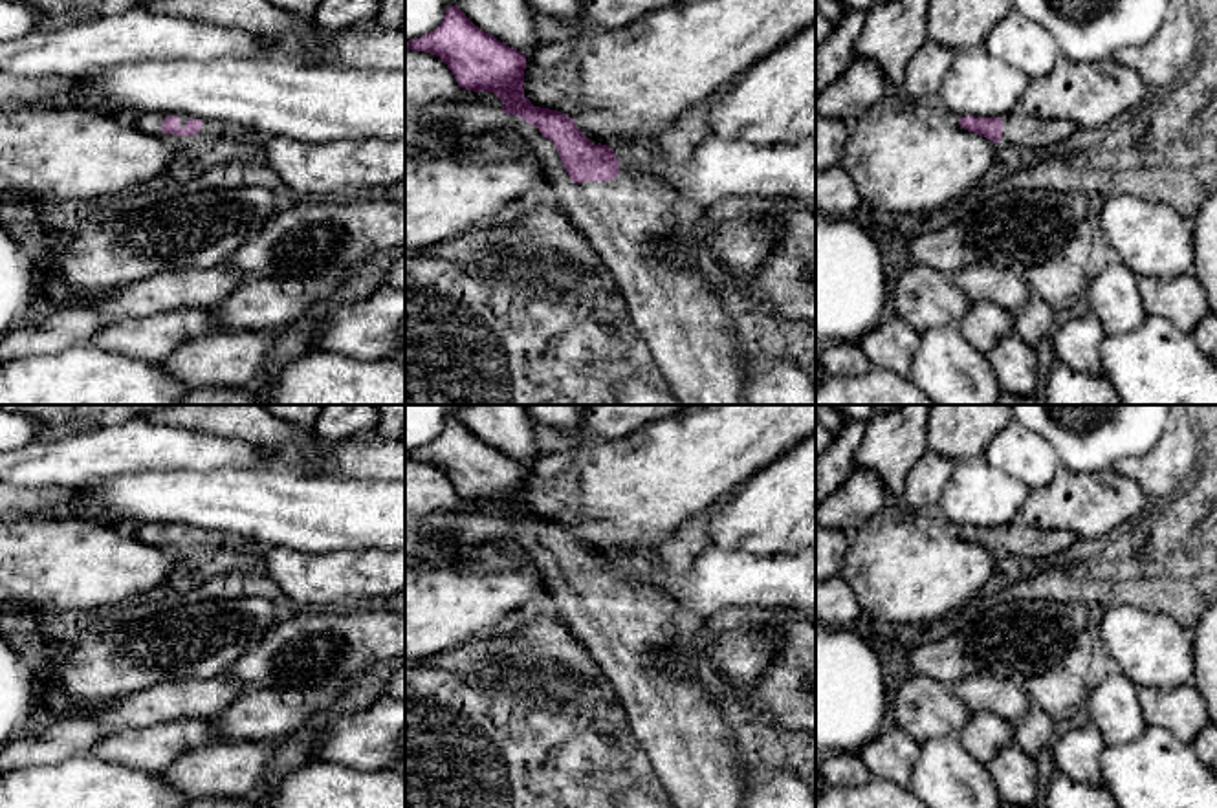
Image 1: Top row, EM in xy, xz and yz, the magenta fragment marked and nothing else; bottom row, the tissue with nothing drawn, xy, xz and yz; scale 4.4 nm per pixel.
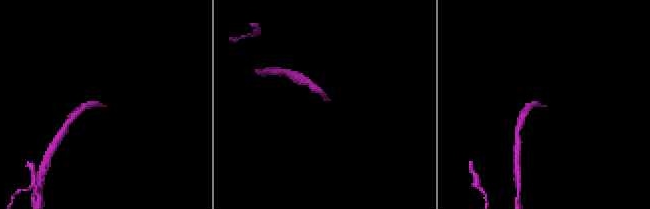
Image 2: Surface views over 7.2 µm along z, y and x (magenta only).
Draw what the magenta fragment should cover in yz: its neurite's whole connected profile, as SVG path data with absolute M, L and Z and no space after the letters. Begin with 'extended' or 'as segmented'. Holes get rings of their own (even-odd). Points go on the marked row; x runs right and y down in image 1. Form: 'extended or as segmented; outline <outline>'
extended; outline M1015 108L1012 114L1001 117L975 117L966 115L957 119L959 125L993 143L1006 143L1010 147L1032 148L1036 152L1058 145L1080 128L1067 119L1043 121Z

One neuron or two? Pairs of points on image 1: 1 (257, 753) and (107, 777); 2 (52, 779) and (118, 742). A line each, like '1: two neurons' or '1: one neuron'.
1: two neurons
2: two neurons

